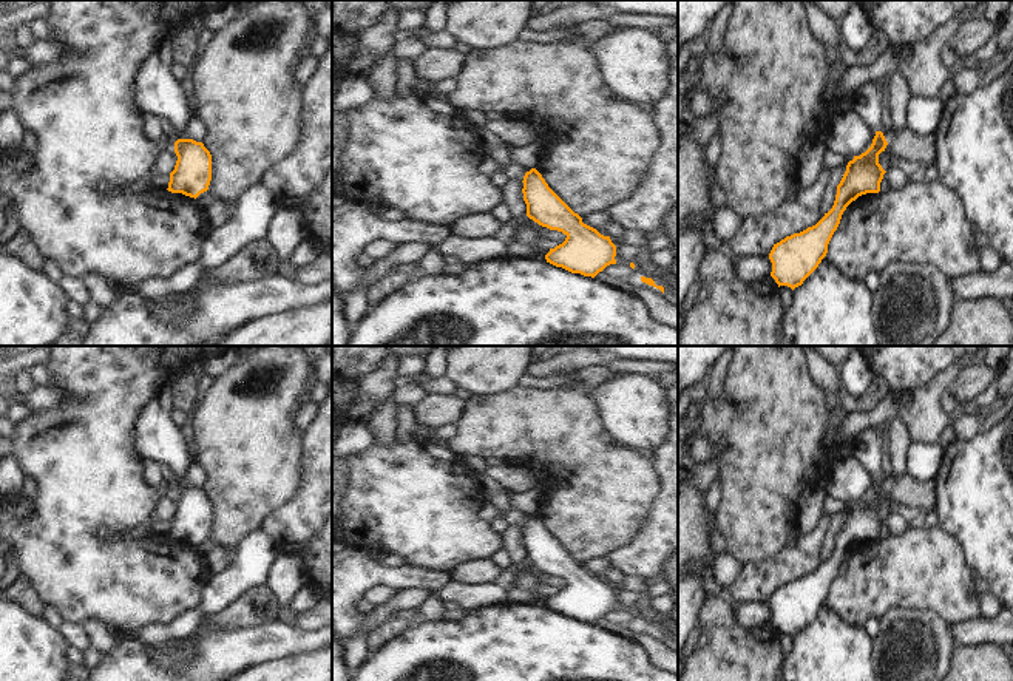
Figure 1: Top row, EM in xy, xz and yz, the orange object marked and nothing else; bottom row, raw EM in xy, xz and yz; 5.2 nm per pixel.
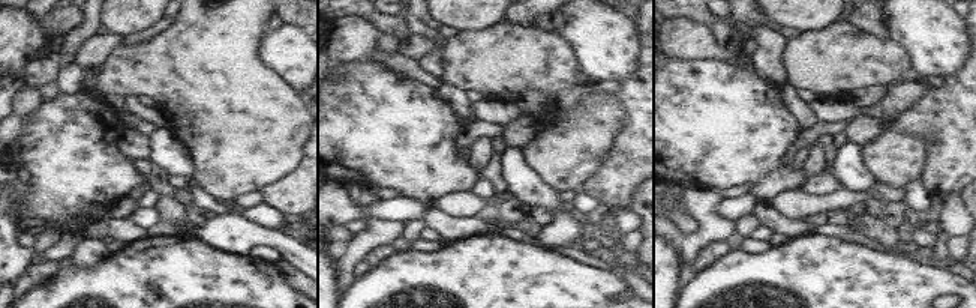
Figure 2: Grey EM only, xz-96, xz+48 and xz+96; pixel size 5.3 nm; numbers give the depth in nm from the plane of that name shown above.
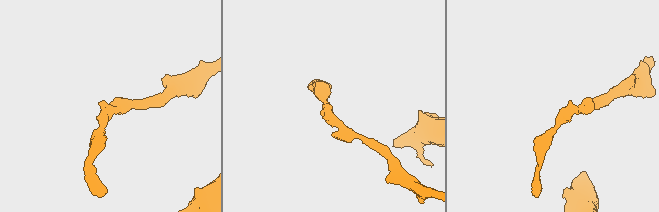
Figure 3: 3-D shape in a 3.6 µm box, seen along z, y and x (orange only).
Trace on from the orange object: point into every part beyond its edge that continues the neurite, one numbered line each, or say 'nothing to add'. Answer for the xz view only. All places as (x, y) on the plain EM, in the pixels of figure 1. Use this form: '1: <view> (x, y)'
nothing to add.

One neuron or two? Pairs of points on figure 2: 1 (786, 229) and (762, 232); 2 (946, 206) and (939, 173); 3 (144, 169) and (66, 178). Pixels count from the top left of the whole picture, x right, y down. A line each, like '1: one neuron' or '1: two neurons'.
1: two neurons
2: two neurons
3: two neurons

